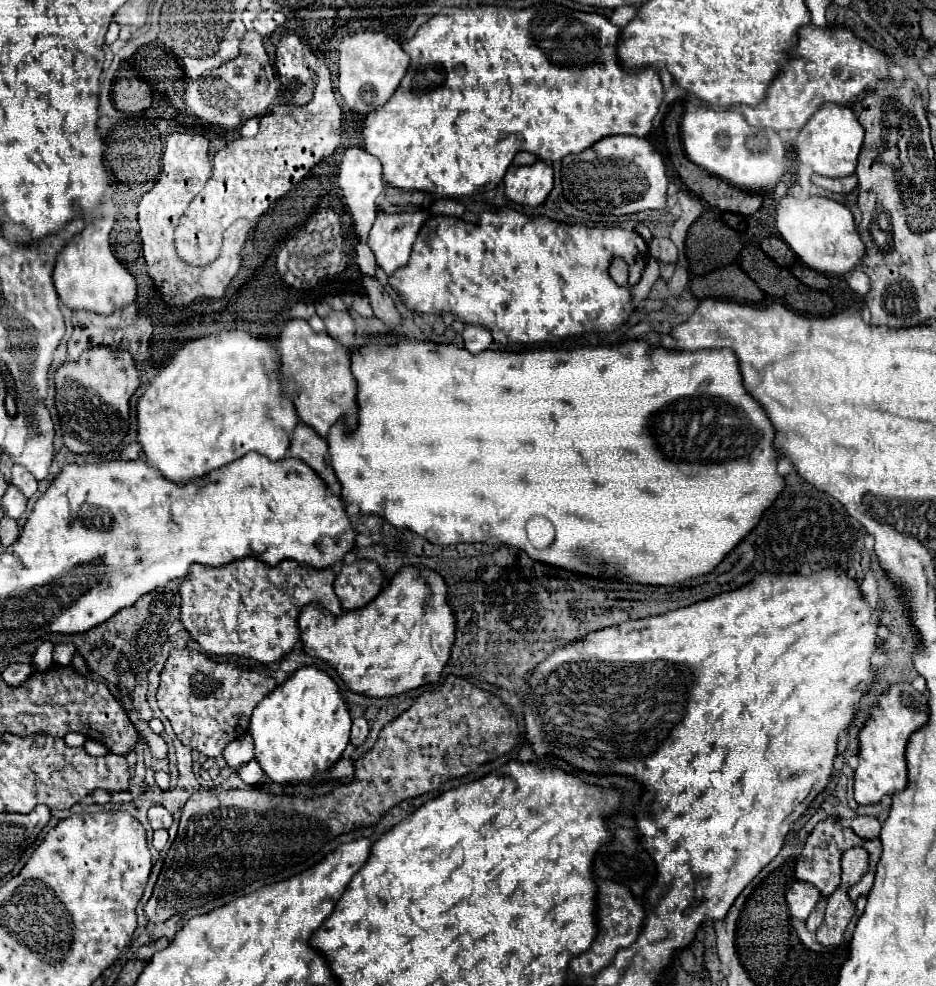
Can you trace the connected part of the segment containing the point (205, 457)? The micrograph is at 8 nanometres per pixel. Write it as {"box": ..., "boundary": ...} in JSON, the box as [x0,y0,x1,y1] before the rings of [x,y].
{"box":[138,332,298,484],"boundary":[[[220,332],[208,338],[188,342],[178,354],[152,378],[146,392],[140,396],[138,410],[138,444],[152,468],[158,468],[166,480],[186,484],[210,470],[222,468],[244,454],[256,450],[258,454],[280,460],[290,446],[290,430],[298,424],[294,404],[282,396],[278,380],[278,354],[274,348],[246,332]]]}

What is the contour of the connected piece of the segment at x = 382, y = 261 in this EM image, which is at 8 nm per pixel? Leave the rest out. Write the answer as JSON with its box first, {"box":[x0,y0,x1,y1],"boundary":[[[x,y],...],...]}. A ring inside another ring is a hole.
{"box":[368,210,428,276],"boundary":[[[426,210],[400,212],[400,214],[390,216],[390,214],[378,212],[368,238],[368,246],[372,248],[378,266],[388,276],[394,270],[406,266],[410,258],[410,248],[418,236],[418,230],[422,222],[428,218]]]}

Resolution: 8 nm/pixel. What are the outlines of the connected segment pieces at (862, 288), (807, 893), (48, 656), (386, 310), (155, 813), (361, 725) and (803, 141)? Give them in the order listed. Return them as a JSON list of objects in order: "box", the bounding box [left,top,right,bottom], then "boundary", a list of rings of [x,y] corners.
[{"box":[848,266,870,296],"boundary":[[[856,266],[856,268],[848,274],[848,284],[850,284],[850,288],[852,288],[856,294],[860,294],[860,296],[864,296],[864,294],[868,292],[868,288],[870,288],[870,282],[868,282],[868,278],[866,278],[866,272],[864,272],[860,266]]]},{"box":[786,882,822,920],"boundary":[[[794,882],[786,894],[786,902],[788,902],[788,910],[790,910],[792,918],[806,920],[808,914],[816,908],[820,898],[822,898],[822,894],[818,892],[816,886],[810,886],[804,882]]]},{"box":[34,642,54,670],"boundary":[[[42,642],[34,654],[34,670],[40,670],[40,668],[46,668],[52,664],[52,648],[54,644],[52,642]]]},{"box":[362,276,400,332],"boundary":[[[362,276],[362,284],[364,284],[366,294],[372,302],[374,314],[388,324],[388,332],[394,332],[398,322],[400,322],[400,314],[398,314],[394,302],[392,302],[392,298],[388,296],[384,286],[374,276]]]},{"box":[148,804,172,830],"boundary":[[[152,804],[148,810],[148,820],[154,830],[158,828],[170,828],[172,824],[172,814],[162,806],[162,804]]]},{"box":[350,718,368,746],"boundary":[[[356,718],[356,720],[352,722],[350,742],[352,742],[354,746],[360,746],[360,744],[366,740],[366,736],[368,736],[368,722],[366,722],[366,718]]]},{"box":[796,104,864,178],"boundary":[[[824,104],[800,130],[796,138],[798,162],[810,166],[814,174],[820,176],[828,176],[828,178],[852,176],[856,170],[862,140],[864,140],[864,128],[860,126],[852,108],[842,104]]]}]

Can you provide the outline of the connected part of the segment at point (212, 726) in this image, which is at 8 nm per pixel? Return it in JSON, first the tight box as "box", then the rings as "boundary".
{"box":[156,648,276,758],"boundary":[[[184,648],[184,650],[172,650],[170,652],[168,662],[166,662],[166,666],[160,674],[160,688],[158,688],[156,700],[158,700],[158,706],[160,706],[162,714],[170,720],[170,724],[174,728],[174,734],[178,736],[178,740],[184,746],[188,746],[188,748],[192,748],[192,750],[196,750],[204,756],[218,758],[218,756],[222,756],[224,748],[232,740],[238,740],[248,732],[248,722],[250,722],[250,714],[252,714],[254,706],[274,686],[276,686],[276,680],[272,676],[254,672],[246,666],[232,664],[232,662],[214,662],[212,658],[204,656],[198,650]]]}

